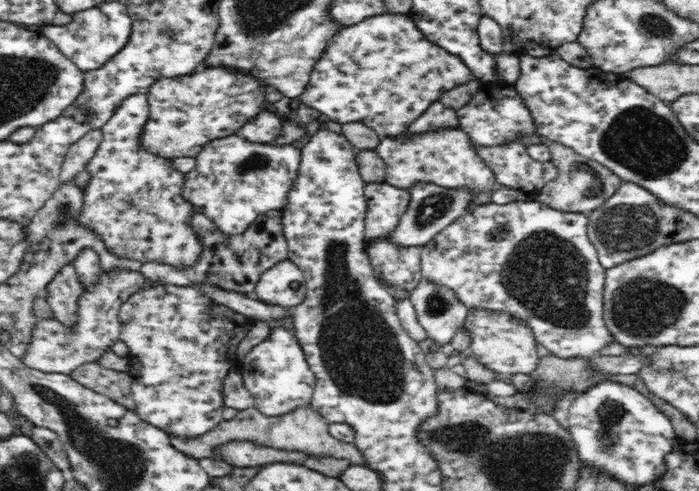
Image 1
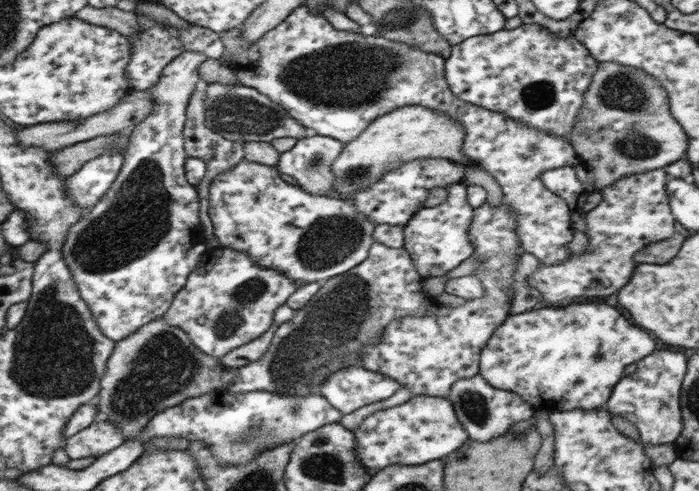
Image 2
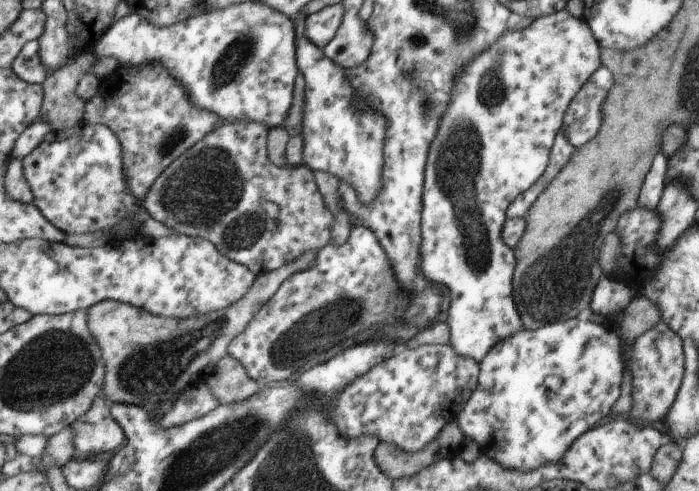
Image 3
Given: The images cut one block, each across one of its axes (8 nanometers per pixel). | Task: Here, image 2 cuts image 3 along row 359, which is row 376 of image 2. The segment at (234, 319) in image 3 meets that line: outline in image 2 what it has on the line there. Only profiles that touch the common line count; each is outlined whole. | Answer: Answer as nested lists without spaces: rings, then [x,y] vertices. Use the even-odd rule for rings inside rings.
[[[157,317],[114,343],[94,398],[98,419],[109,420],[125,439],[137,439],[157,412],[193,396],[220,390],[223,366],[218,358],[199,351],[181,329]]]

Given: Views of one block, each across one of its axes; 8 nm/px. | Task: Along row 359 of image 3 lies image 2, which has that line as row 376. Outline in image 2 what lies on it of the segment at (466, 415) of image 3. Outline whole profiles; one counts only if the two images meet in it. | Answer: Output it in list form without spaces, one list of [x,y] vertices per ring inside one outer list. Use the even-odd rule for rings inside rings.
[[[596,302],[555,308],[543,305],[533,308],[533,312],[507,315],[481,348],[478,372],[491,387],[516,392],[535,411],[552,413],[575,408],[596,409],[605,406],[611,389],[623,377],[623,368],[651,354],[655,346],[655,340],[643,326],[629,324],[618,308]]]

